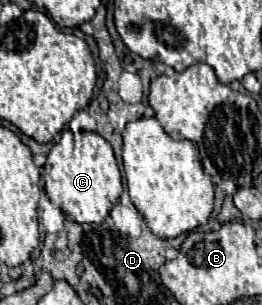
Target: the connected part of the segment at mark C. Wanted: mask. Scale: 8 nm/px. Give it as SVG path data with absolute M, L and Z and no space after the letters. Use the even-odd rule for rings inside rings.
M70 122L68 127L62 129L60 141L48 153L44 191L48 199L64 211L66 219L76 223L102 223L122 193L122 177L112 145L98 133L84 133L84 143L76 143L72 132L78 131L70 129Z

